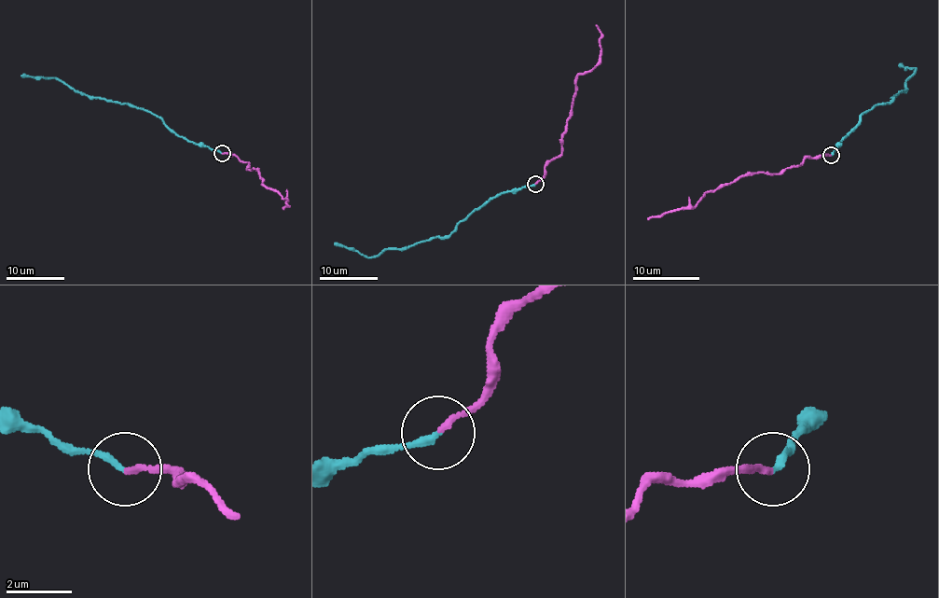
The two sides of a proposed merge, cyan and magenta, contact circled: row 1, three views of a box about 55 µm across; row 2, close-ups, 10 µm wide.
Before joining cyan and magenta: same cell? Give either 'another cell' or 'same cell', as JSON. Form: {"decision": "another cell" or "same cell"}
{"decision": "same cell"}

